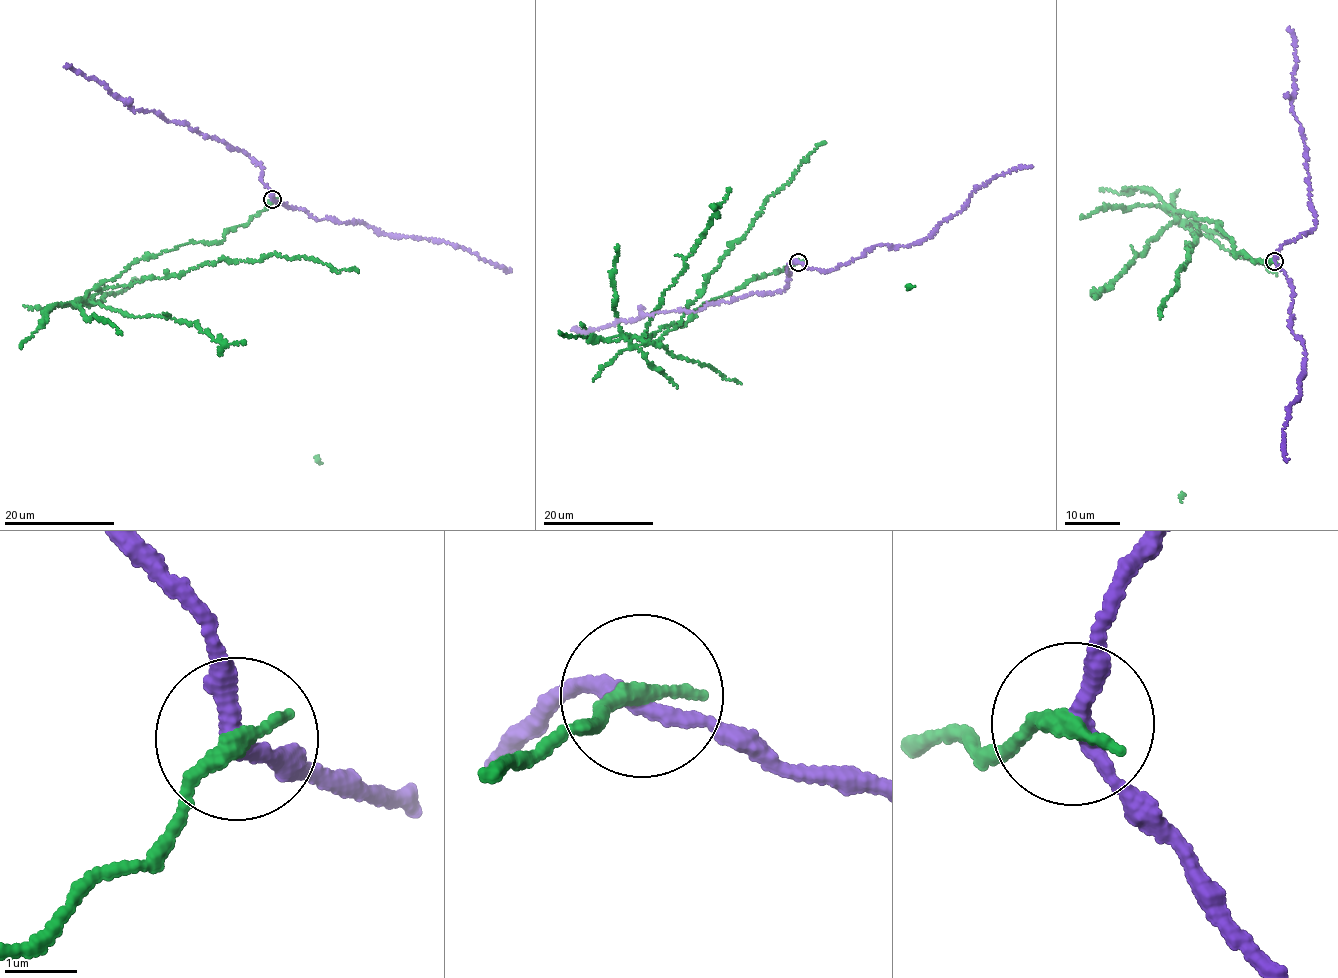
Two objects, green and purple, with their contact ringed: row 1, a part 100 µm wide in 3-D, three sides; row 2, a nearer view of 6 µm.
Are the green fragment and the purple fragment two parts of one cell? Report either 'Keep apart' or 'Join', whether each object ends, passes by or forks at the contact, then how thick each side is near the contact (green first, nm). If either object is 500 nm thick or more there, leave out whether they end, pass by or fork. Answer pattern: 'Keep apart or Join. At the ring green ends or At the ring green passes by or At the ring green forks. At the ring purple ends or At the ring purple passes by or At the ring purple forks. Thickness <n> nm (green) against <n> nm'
Keep apart. At the ring green ends. At the ring purple passes by. Thickness 280 nm (green) against 240 nm

